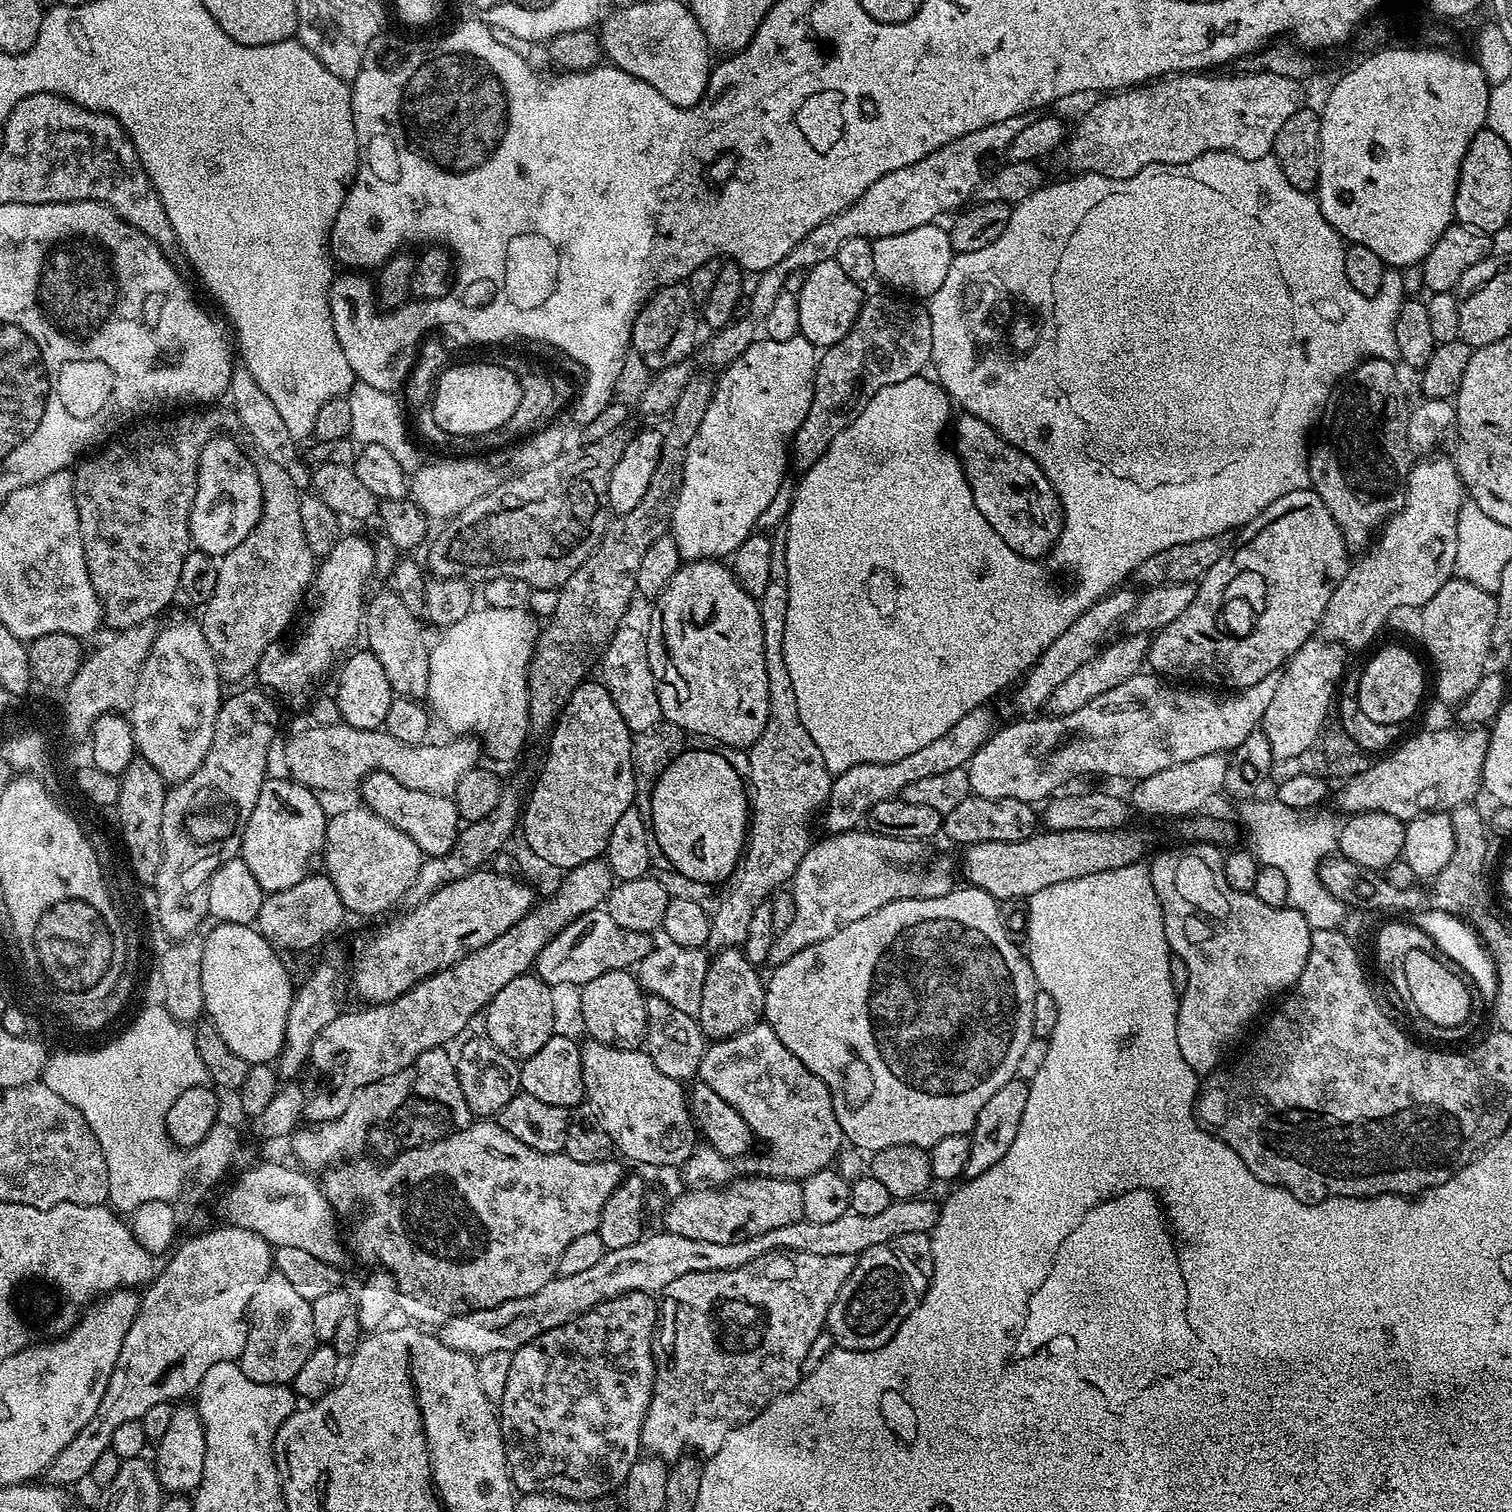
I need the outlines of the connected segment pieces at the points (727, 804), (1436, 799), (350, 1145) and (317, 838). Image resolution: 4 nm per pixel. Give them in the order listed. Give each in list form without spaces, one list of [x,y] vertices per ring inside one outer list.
[[[700,748],[697,752],[685,750],[678,758],[674,758],[656,779],[652,791],[652,813],[654,826],[650,829],[651,835],[658,842],[662,854],[666,854],[668,864],[686,878],[716,886],[719,880],[737,871],[749,835],[749,793],[741,773],[740,776],[736,773],[735,766],[726,757]]]
[[[1484,726],[1455,727],[1440,728],[1437,732],[1424,732],[1421,736],[1410,737],[1408,741],[1405,739],[1399,746],[1381,755],[1377,759],[1381,759],[1377,764],[1376,761],[1369,763],[1368,768],[1362,770],[1362,774],[1348,777],[1339,785],[1340,793],[1336,796],[1337,806],[1344,811],[1344,814],[1381,812],[1407,822],[1415,816],[1423,816],[1426,812],[1451,813],[1452,809],[1461,808],[1464,804],[1475,801],[1475,796],[1482,792],[1490,732]]]
[[[405,1070],[394,1074],[389,1080],[362,1086],[354,1094],[350,1106],[346,1106],[346,1110],[338,1118],[323,1120],[320,1124],[307,1126],[308,1128],[297,1127],[290,1137],[292,1152],[297,1160],[295,1163],[303,1166],[309,1173],[320,1174],[341,1162],[357,1159],[363,1153],[360,1151],[369,1147],[368,1131],[383,1120],[391,1121],[397,1110],[413,1095],[412,1083],[415,1077],[415,1071]]]
[[[291,778],[272,779],[265,779],[258,802],[247,813],[239,855],[250,866],[250,874],[254,874],[258,886],[268,894],[298,886],[315,869],[312,867],[321,863],[329,822],[320,805],[321,797],[313,789]]]

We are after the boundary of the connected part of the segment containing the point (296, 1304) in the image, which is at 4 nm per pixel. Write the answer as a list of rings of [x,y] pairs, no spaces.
[[[275,1270],[268,1272],[266,1278],[259,1283],[254,1296],[250,1298],[246,1346],[243,1347],[243,1354],[238,1361],[240,1369],[251,1381],[263,1384],[288,1384],[295,1381],[298,1370],[318,1346],[311,1309],[311,1301],[296,1293],[294,1286],[283,1277],[282,1273]]]

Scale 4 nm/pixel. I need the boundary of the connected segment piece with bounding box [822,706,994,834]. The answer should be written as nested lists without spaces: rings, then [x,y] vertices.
[[[981,706],[967,712],[942,738],[936,738],[930,742],[930,746],[922,746],[922,750],[914,750],[914,754],[906,754],[906,758],[888,764],[861,762],[850,770],[841,771],[832,781],[832,794],[822,812],[822,820],[824,816],[824,824],[829,828],[827,831],[835,834],[859,829],[874,806],[897,799],[904,793],[906,786],[910,786],[910,782],[934,778],[934,774],[946,774],[946,770],[965,767],[993,733],[992,712],[988,706]]]

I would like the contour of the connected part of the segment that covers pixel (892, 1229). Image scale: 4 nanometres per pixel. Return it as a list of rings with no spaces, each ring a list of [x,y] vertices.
[[[928,1199],[893,1200],[892,1204],[886,1206],[886,1210],[881,1210],[879,1214],[858,1214],[849,1210],[846,1214],[842,1214],[842,1218],[834,1218],[834,1222],[810,1222],[801,1219],[790,1226],[778,1226],[778,1230],[770,1230],[761,1236],[751,1236],[749,1240],[739,1240],[729,1244],[698,1242],[694,1238],[682,1238],[673,1232],[661,1230],[657,1236],[645,1235],[644,1239],[634,1242],[634,1246],[625,1246],[622,1250],[613,1252],[605,1251],[604,1257],[591,1270],[585,1270],[582,1274],[557,1275],[555,1280],[546,1282],[546,1286],[542,1286],[542,1290],[538,1290],[526,1298],[514,1298],[486,1310],[461,1312],[459,1316],[447,1317],[438,1328],[439,1343],[450,1346],[450,1350],[466,1352],[473,1358],[479,1358],[482,1354],[491,1354],[494,1350],[506,1350],[513,1353],[526,1342],[538,1338],[538,1334],[542,1334],[546,1330],[560,1328],[571,1320],[577,1320],[580,1315],[589,1312],[594,1305],[600,1304],[603,1300],[612,1300],[615,1296],[621,1296],[627,1292],[656,1294],[659,1288],[660,1291],[667,1290],[670,1282],[674,1282],[674,1278],[682,1278],[682,1274],[730,1270],[738,1266],[746,1266],[751,1260],[757,1260],[767,1252],[781,1250],[805,1252],[806,1254],[850,1254],[857,1257],[860,1253],[870,1250],[870,1246],[890,1242],[902,1234],[931,1233],[940,1217],[941,1205]]]

